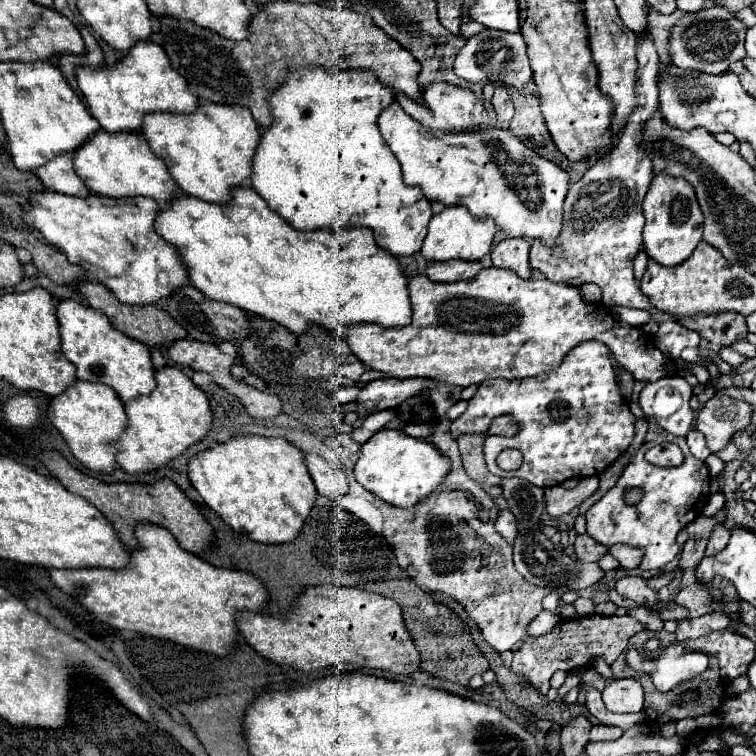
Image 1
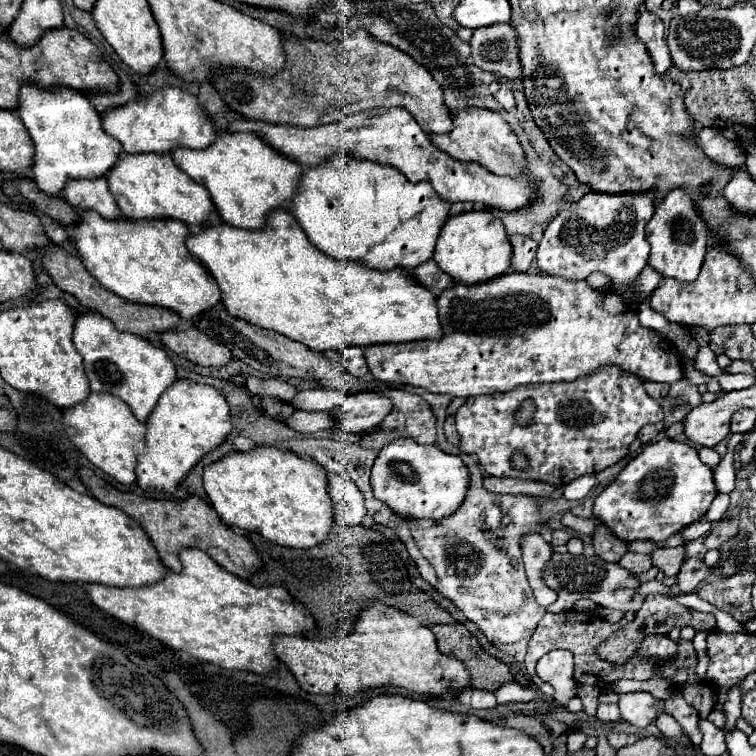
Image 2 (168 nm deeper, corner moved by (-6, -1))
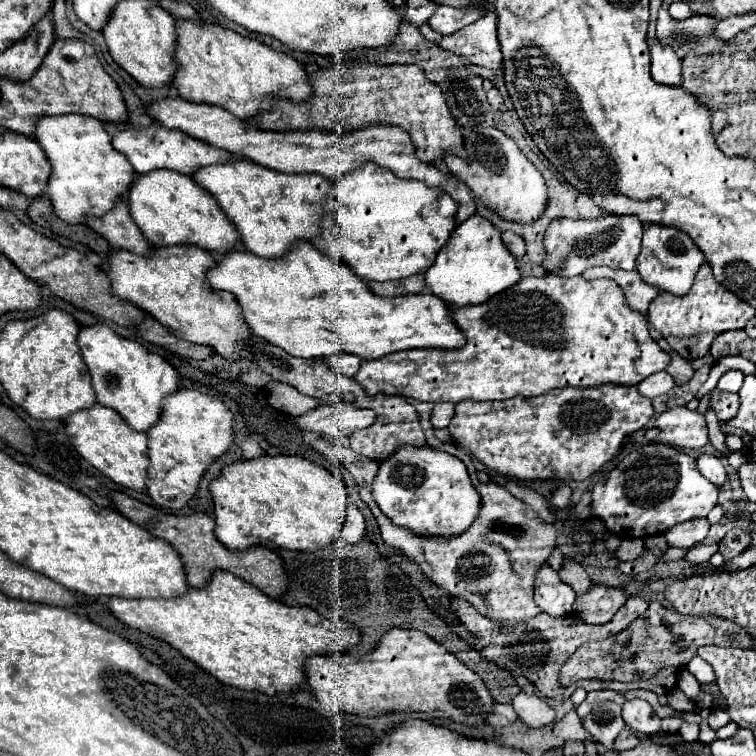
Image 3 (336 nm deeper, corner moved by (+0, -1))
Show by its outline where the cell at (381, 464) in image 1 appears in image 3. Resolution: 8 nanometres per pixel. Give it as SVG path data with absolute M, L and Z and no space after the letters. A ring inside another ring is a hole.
M401 446L389 460L379 462L373 480L373 500L393 524L409 528L415 534L429 532L433 536L455 536L465 532L477 518L481 502L465 464L429 446Z

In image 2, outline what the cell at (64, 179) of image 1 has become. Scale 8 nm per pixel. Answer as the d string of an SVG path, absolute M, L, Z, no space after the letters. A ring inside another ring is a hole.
M77 180L69 182L63 190L63 198L79 210L95 210L107 220L119 220L123 218L113 194L109 192L107 180Z

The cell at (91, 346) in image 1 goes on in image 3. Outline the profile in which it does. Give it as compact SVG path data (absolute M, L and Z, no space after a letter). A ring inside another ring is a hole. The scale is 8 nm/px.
M107 324L83 326L77 336L77 346L89 368L97 402L117 410L135 430L145 432L151 428L159 420L163 396L177 390L175 368L163 356L149 352L143 344L115 334Z

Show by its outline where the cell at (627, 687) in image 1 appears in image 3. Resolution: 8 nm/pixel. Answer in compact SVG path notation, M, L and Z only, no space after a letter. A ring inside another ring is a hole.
M639 698L627 700L623 704L623 720L625 720L629 730L633 730L641 736L643 734L651 736L651 734L657 734L661 730L661 720L653 712L653 708L647 700L639 700Z

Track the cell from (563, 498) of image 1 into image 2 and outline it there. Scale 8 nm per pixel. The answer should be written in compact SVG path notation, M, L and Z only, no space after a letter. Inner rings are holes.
M563 516L563 524L565 526L569 526L571 530L575 530L575 532L579 532L579 534L593 534L595 532L595 528L597 528L597 524L599 524L599 520L595 520L595 518L589 518L589 520L585 520L585 518L579 518L579 516Z

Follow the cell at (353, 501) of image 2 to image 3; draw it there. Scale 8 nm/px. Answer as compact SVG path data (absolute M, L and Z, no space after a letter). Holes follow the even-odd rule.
M347 504L347 518L345 518L345 524L339 532L349 544L355 544L363 538L365 534L365 520L363 520L363 514L359 512L359 508L355 504Z

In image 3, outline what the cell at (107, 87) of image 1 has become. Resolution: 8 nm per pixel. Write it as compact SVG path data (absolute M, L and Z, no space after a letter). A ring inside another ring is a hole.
M153 120L151 126L141 128L141 130L121 130L117 136L113 136L113 148L121 154L127 156L127 160L131 162L131 166L135 168L135 172L139 174L147 174L155 168L169 168L181 174L193 174L199 166L207 166L207 164L221 164L227 162L229 158L233 158L233 154L215 148L211 144L205 144L203 140L197 140L193 136L187 136L181 130L171 130L165 128L161 122Z

